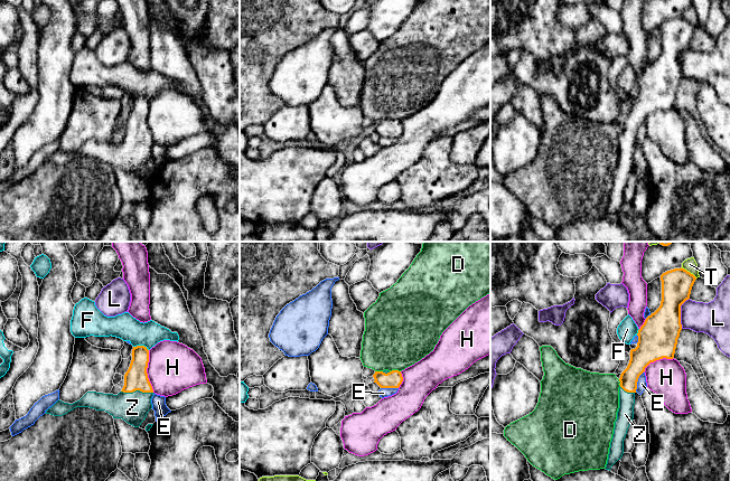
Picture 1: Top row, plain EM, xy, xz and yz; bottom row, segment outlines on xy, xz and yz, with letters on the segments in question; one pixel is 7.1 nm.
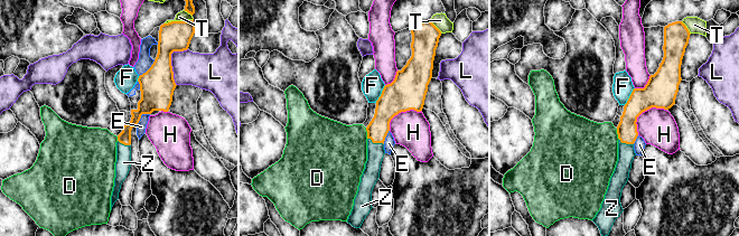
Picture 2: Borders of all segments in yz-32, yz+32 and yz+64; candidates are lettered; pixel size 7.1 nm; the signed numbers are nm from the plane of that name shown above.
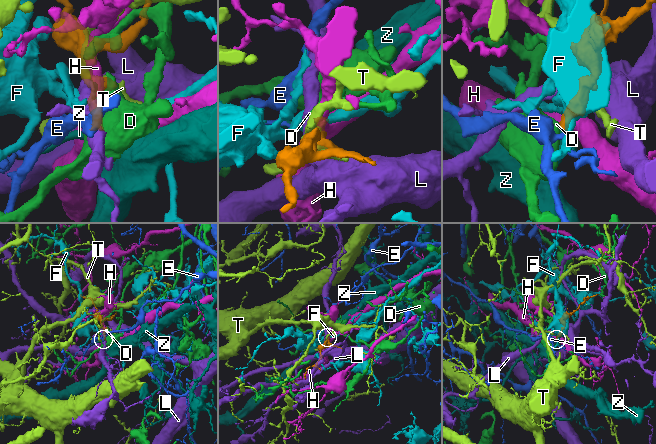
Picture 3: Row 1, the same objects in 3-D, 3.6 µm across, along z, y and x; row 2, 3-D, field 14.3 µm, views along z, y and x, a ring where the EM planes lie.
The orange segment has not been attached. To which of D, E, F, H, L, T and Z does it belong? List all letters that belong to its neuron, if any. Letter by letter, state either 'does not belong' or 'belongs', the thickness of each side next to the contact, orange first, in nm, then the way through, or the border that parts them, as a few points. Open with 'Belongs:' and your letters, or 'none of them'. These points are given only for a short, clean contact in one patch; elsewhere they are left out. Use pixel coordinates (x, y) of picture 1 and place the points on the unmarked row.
Belongs: Z
D: does not belong | 120/480 nm
E: does not belong | 190/70 nm
F: does not belong | 170/180 nm
H: does not belong | 170/360 nm
L: does not belong | 280/240 nm | along yz (689, 47), (681, 55), (681, 77)
T: does not belong | 220/90 nm
Z: belongs | 170/220 nm | across xy (136, 128), (137, 139), (132, 157)

